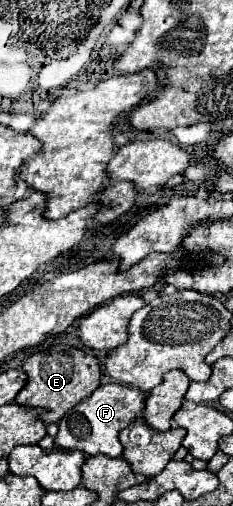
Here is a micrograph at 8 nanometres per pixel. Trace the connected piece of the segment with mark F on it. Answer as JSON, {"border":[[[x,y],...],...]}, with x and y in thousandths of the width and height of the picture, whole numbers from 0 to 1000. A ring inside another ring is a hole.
{"border":[[[455,759],[412,767],[378,791],[335,794],[283,822],[249,834],[249,858],[232,866],[249,885],[275,889],[343,889],[361,897],[455,897],[472,905],[506,905],[524,897],[524,877],[506,870],[506,854],[601,826],[618,814],[618,779],[558,763],[524,759]]]}

